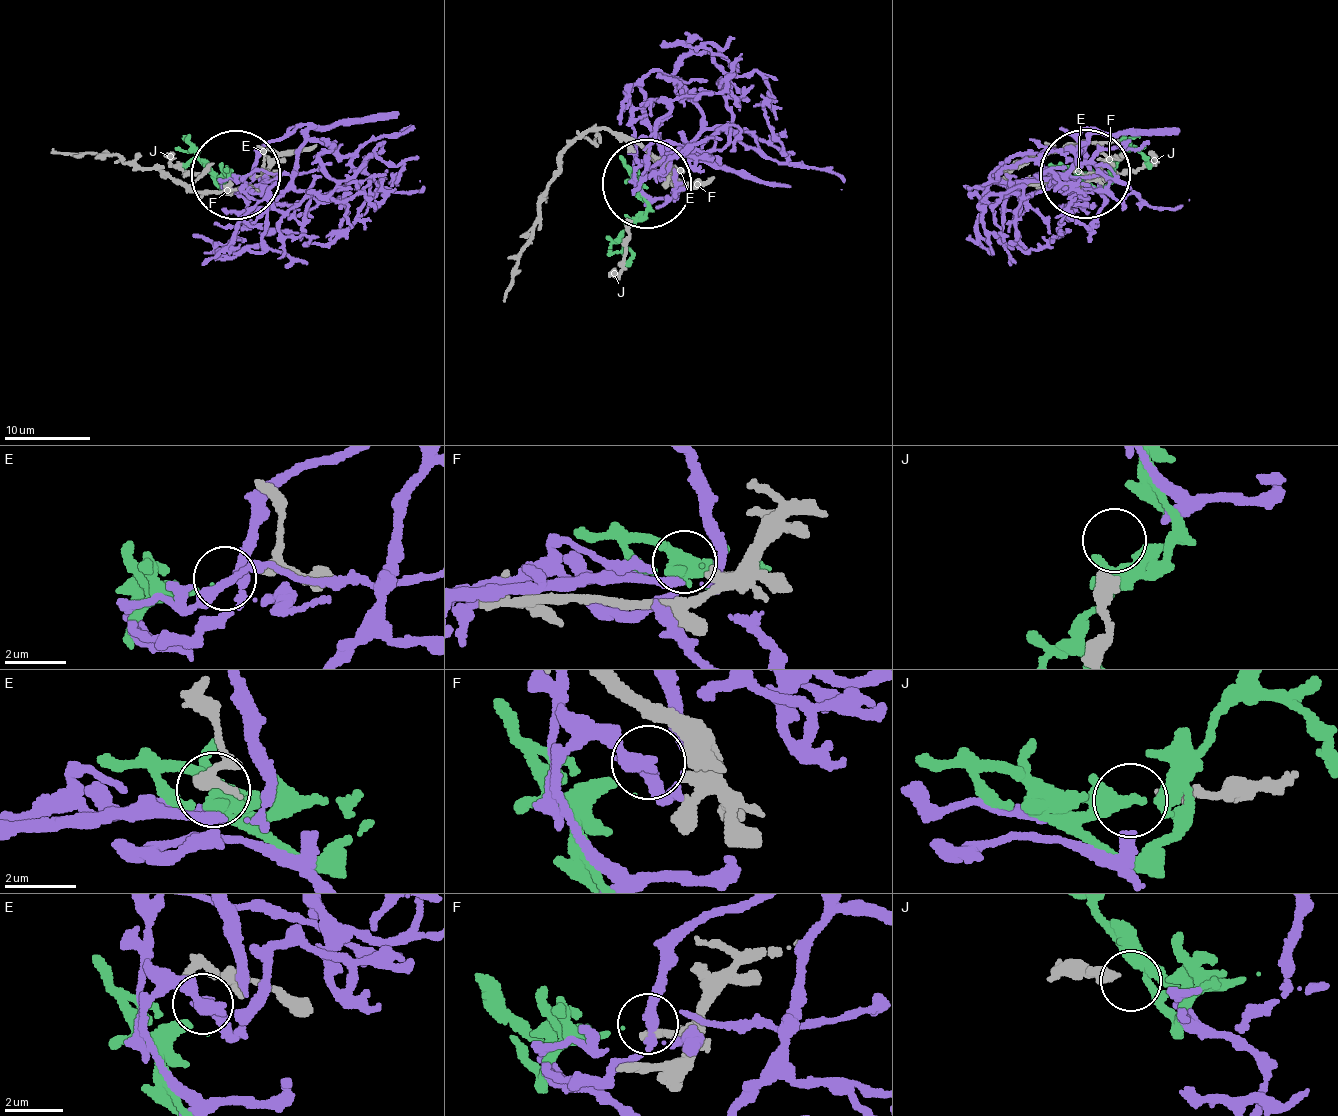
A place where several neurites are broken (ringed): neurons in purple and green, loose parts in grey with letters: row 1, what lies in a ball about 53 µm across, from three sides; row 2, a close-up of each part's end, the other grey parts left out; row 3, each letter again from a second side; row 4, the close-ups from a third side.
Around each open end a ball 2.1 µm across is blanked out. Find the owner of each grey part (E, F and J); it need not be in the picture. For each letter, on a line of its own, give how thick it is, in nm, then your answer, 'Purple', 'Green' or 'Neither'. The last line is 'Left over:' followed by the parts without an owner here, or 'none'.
E: Thickness 280 nm. Neither
F: Thickness 220 nm. Green
J: Thickness 440 nm. Neither
Left over: E, J

